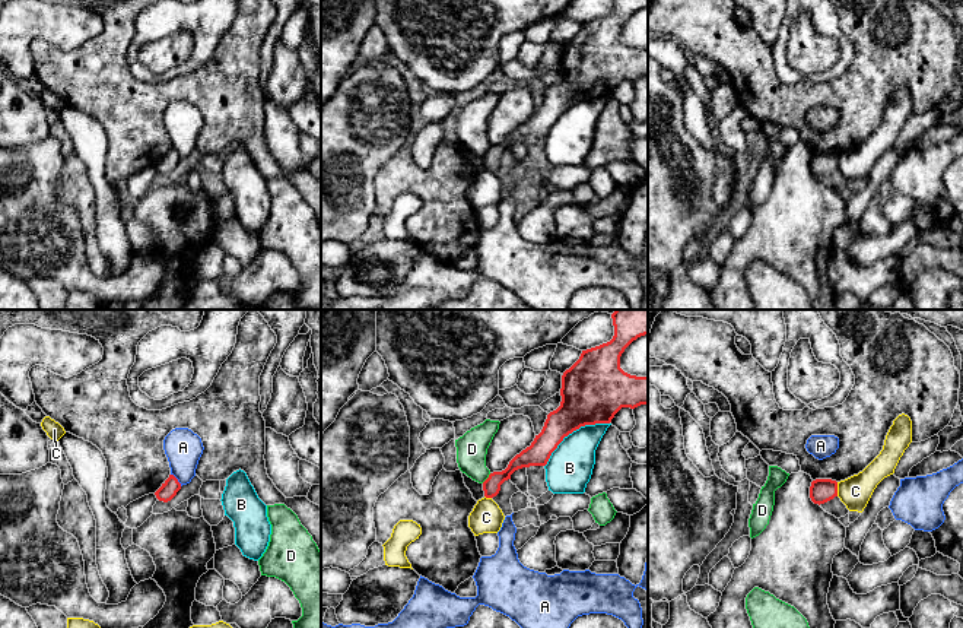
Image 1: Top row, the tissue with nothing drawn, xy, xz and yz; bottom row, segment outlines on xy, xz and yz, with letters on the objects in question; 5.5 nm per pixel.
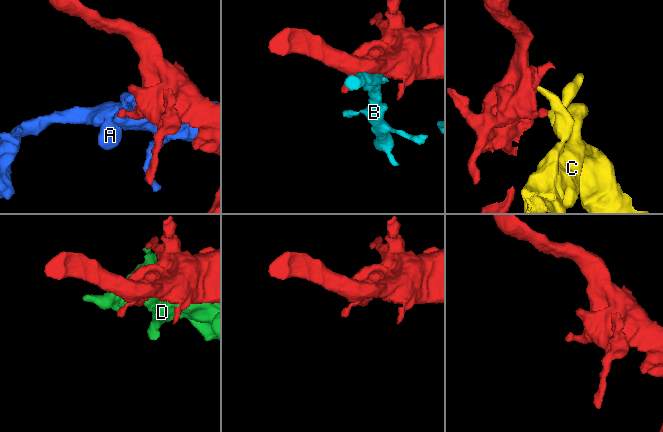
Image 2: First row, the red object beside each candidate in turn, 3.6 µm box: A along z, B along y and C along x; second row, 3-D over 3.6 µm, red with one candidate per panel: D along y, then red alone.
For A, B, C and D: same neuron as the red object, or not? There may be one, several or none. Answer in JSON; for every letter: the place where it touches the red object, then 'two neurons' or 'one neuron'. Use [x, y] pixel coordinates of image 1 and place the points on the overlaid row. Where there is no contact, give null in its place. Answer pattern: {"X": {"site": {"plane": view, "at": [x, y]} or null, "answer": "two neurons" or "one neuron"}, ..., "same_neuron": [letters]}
{"A": {"site": {"plane": "xy", "at": [177, 479]}, "answer": "two neurons"}, "B": {"site": {"plane": "xz", "at": [572, 431]}, "answer": "two neurons"}, "C": {"site": {"plane": "yz", "at": [836, 489]}, "answer": "two neurons"}, "D": {"site": {"plane": "xz", "at": [488, 478]}, "answer": "two neurons"}, "same_neuron": []}

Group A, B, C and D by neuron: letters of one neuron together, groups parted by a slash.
A / B / C / D

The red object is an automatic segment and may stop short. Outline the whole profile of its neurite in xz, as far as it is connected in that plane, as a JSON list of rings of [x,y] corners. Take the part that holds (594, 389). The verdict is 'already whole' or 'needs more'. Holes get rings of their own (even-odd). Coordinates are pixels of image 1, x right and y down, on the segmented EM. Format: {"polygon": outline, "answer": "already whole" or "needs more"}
{"polygon": [[[616,310],[611,318],[613,339],[582,351],[579,359],[563,372],[560,406],[547,415],[530,447],[517,454],[505,470],[489,475],[483,482],[486,498],[496,497],[515,470],[546,466],[563,438],[581,426],[610,424],[622,407],[648,405],[648,377],[630,375],[620,368],[624,349],[648,334],[648,310]]], "answer": "already whole"}

